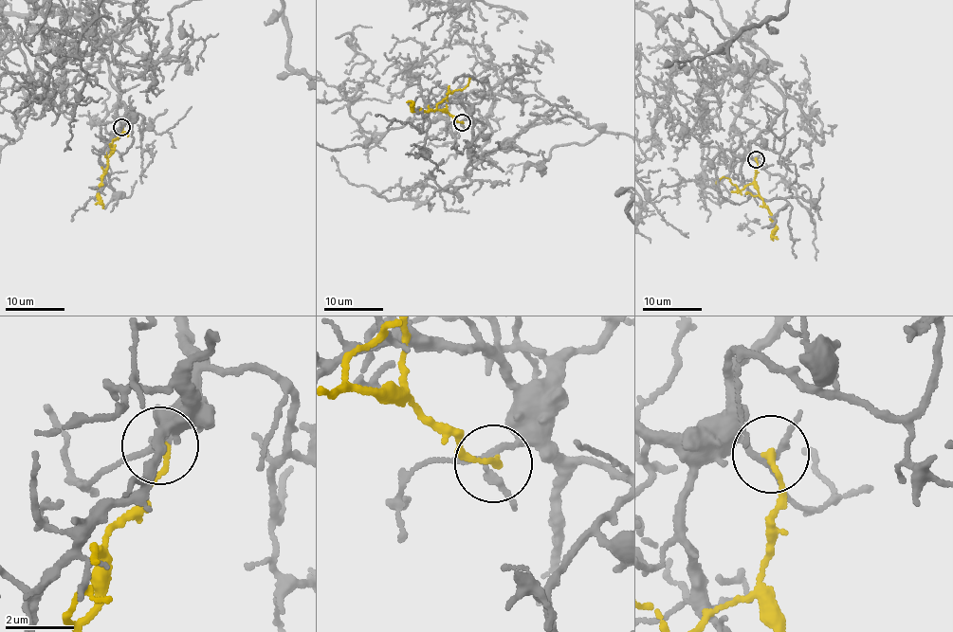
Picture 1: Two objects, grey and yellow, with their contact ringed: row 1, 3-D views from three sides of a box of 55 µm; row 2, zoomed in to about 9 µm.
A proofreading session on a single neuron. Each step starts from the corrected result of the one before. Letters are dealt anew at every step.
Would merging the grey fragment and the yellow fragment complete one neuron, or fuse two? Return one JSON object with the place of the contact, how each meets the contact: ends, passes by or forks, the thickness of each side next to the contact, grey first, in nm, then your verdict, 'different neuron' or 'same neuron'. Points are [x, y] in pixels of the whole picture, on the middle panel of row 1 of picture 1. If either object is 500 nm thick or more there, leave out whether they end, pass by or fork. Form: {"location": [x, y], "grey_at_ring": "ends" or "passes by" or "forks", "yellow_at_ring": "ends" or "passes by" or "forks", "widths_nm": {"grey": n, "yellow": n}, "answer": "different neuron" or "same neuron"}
{"location": [462, 122], "grey_at_ring": "forks", "yellow_at_ring": "ends", "widths_nm": {"grey": 180, "yellow": 190}, "answer": "different neuron"}

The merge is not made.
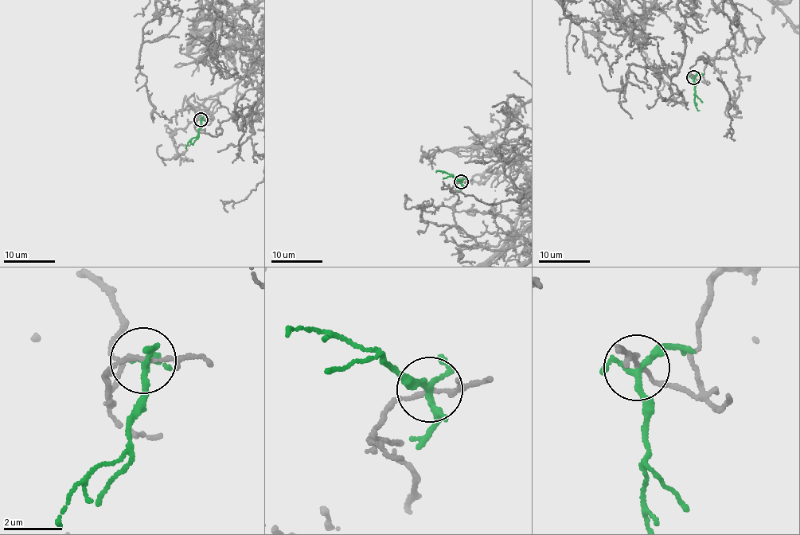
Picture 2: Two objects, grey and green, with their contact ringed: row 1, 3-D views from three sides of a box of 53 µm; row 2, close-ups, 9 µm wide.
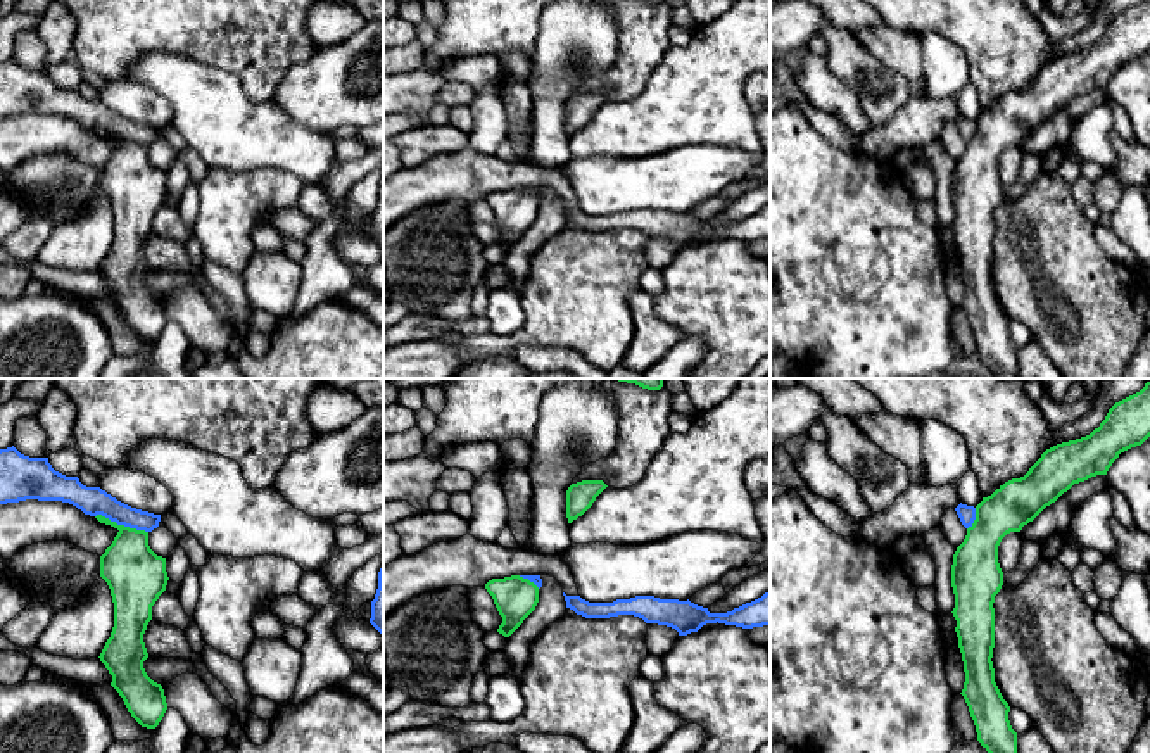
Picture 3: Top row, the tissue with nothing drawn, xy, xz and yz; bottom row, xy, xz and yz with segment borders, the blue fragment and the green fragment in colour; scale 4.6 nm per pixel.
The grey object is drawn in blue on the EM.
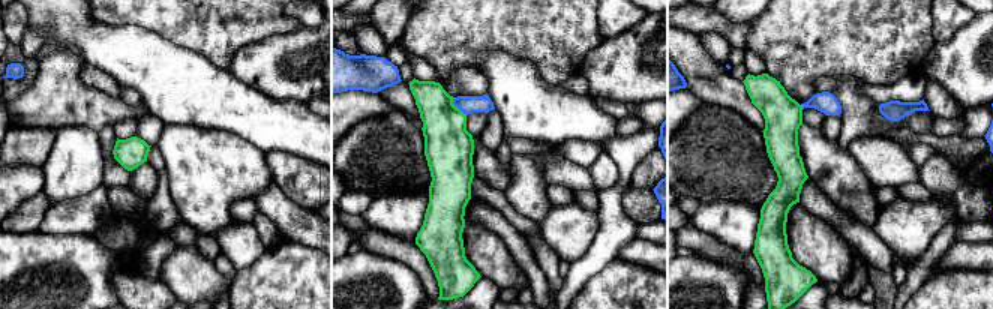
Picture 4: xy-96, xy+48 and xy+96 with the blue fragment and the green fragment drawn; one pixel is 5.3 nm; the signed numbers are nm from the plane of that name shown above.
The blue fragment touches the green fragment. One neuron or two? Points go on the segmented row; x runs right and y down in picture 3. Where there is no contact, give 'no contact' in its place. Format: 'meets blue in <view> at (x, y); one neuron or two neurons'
meets blue in xy at (121, 524); two neurons

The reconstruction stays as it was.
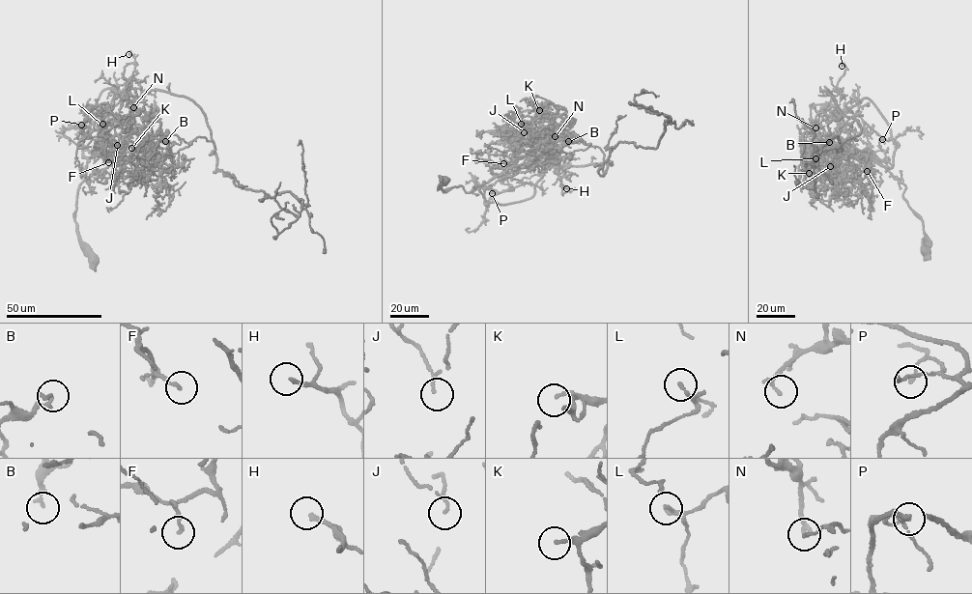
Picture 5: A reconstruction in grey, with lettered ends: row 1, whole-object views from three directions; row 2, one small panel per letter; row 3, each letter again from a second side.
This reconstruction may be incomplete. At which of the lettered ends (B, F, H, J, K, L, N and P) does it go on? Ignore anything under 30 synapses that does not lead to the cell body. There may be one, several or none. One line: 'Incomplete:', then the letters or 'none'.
Incomplete: K, N

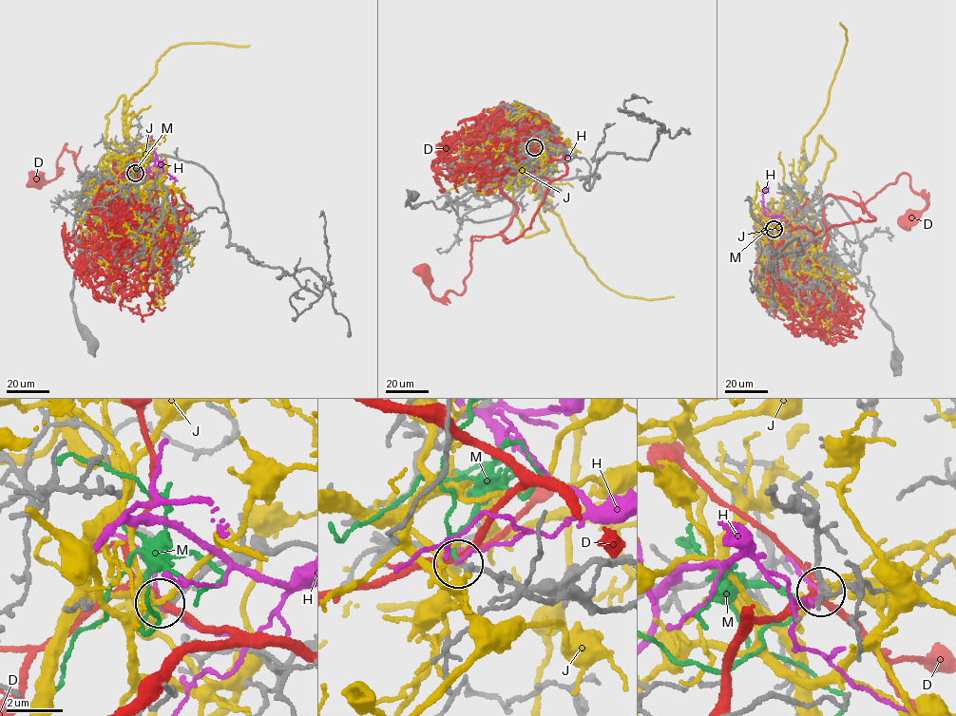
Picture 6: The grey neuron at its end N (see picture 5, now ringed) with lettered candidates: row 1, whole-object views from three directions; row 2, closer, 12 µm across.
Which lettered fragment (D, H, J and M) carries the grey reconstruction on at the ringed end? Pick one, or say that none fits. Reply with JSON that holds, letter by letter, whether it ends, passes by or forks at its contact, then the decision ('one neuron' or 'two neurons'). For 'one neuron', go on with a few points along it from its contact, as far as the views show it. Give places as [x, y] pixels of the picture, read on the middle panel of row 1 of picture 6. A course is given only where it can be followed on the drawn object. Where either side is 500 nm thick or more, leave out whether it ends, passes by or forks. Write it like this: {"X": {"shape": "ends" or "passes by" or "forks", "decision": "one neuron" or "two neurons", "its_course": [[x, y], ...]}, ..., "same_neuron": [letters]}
{"D": {"shape": "passes by", "decision": "two neurons"}, "H": {"shape": "passes by", "decision": "two neurons"}, "J": {"shape": "ends", "decision": "two neurons"}, "M": {"shape": "passes by", "decision": "one neuron", "its_course": [[534, 146], [535, 135], [541, 132], [542, 134]]}, "same_neuron": ["M"]}

